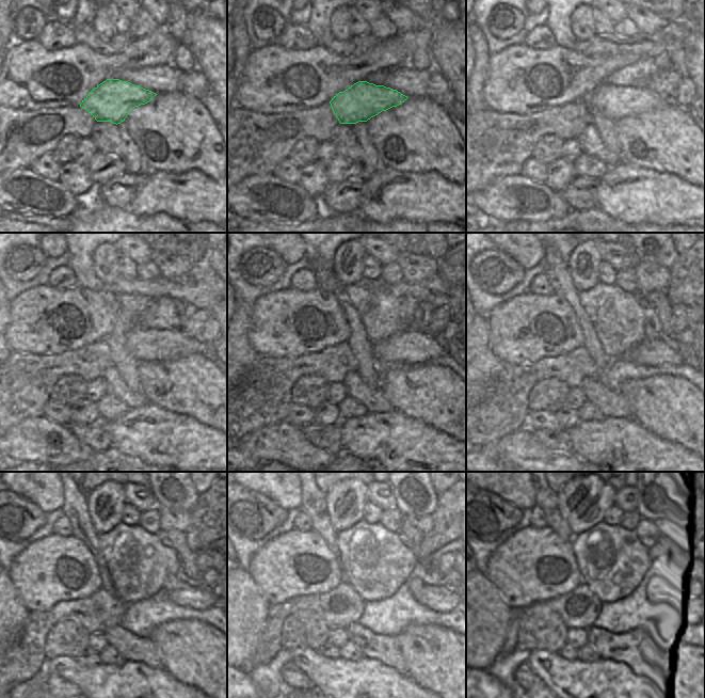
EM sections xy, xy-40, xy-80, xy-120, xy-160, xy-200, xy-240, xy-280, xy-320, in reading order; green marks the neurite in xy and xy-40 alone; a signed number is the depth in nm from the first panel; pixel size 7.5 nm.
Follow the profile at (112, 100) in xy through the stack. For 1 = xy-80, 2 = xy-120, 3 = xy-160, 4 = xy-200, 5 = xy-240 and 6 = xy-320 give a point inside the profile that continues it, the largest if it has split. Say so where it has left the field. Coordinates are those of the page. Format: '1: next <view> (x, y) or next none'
1: next xy-80 (614, 101)
2: next xy-120 (144, 344)
3: next xy-160 (406, 347)
4: next xy-200 (651, 352)
5: next xy-240 (198, 598)
6: next xy-320 (679, 600)

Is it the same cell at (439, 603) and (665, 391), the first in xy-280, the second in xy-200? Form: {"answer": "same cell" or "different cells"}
{"answer": "different cells"}

